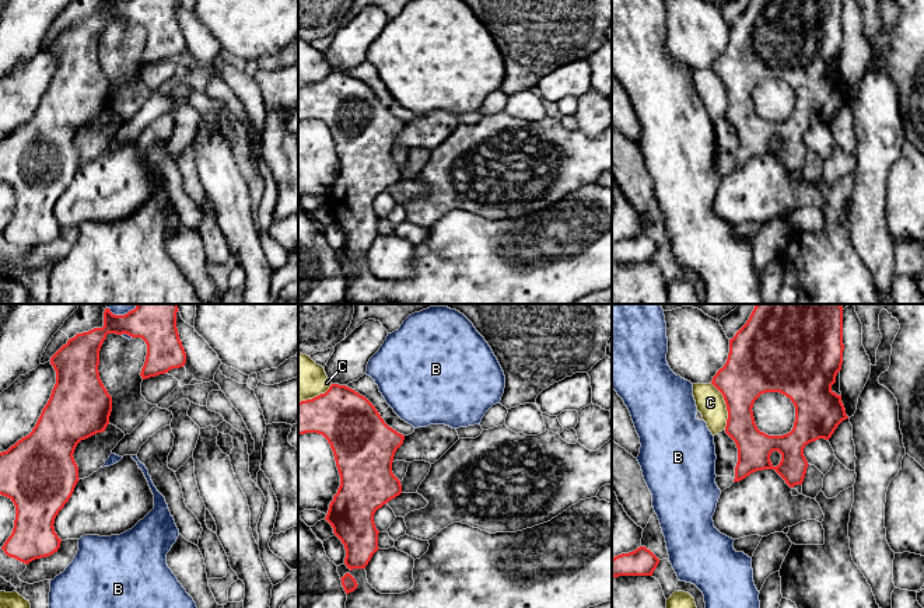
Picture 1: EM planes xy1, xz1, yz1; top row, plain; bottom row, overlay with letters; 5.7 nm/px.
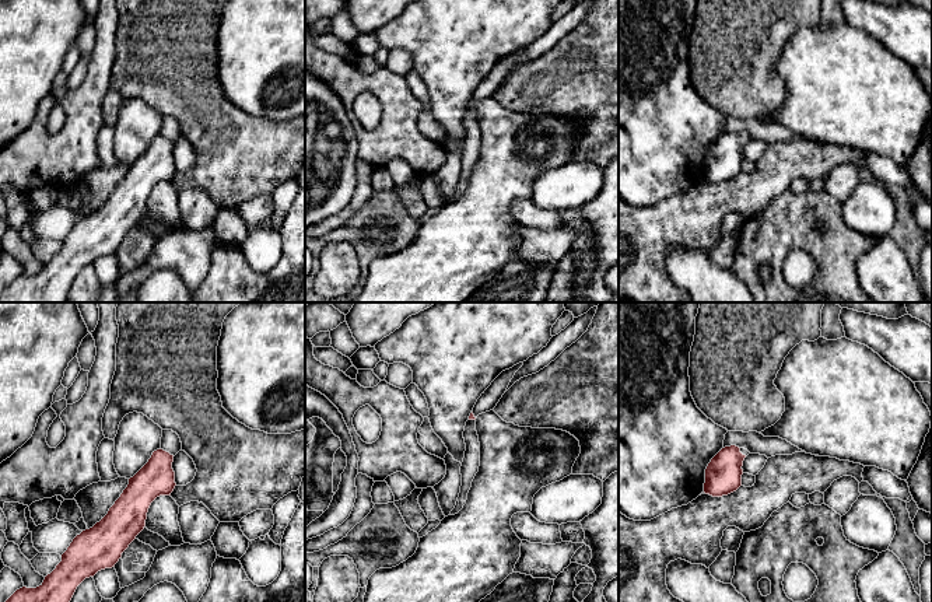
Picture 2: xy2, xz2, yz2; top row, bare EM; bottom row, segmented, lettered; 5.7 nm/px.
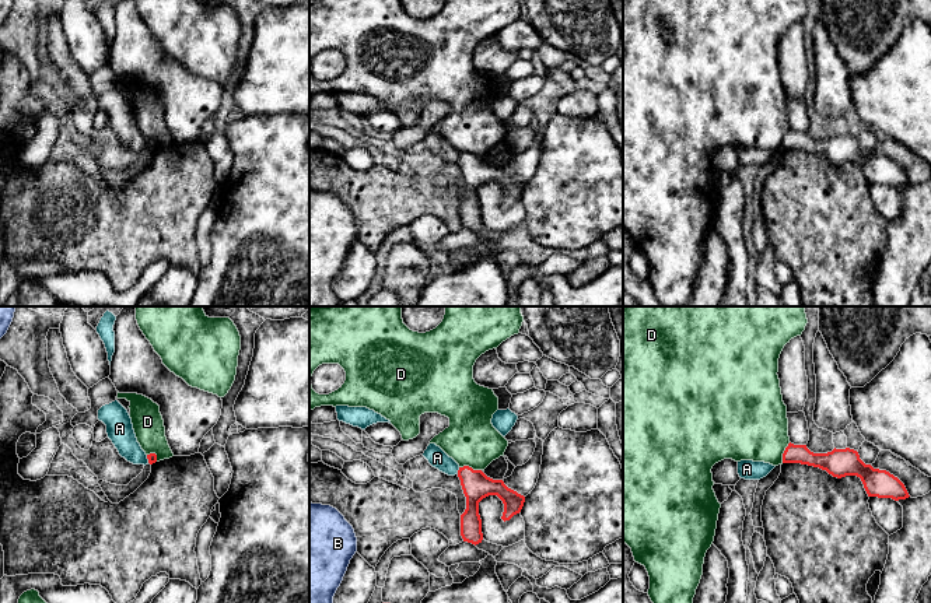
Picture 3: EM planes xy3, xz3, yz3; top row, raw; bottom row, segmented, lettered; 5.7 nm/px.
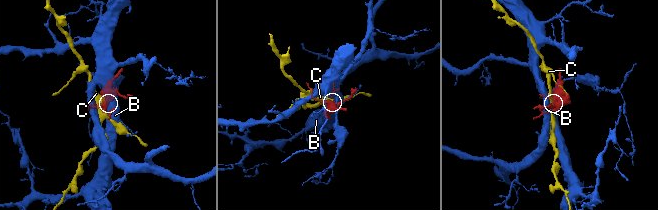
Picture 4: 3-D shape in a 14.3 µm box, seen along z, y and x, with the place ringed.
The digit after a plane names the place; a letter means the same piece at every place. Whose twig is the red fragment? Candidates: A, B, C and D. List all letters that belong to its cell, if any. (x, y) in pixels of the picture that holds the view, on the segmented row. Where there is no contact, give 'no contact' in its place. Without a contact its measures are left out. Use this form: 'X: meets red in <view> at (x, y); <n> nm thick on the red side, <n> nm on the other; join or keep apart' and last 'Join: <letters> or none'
A: meets red in xz3 at (458, 470); 160 nm thick on the red side, 110 nm on the other; keep apart
B: meets red in xy1 at (122, 315); 260 nm thick on the red side, 130 nm on the other; keep apart
C: meets red in yz1 at (727, 406); 300 nm thick on the red side, 160 nm on the other; keep apart
D: meets red in xz3 at (471, 467); 160 nm thick on the red side, 300 nm on the other; keep apart
Join: none

